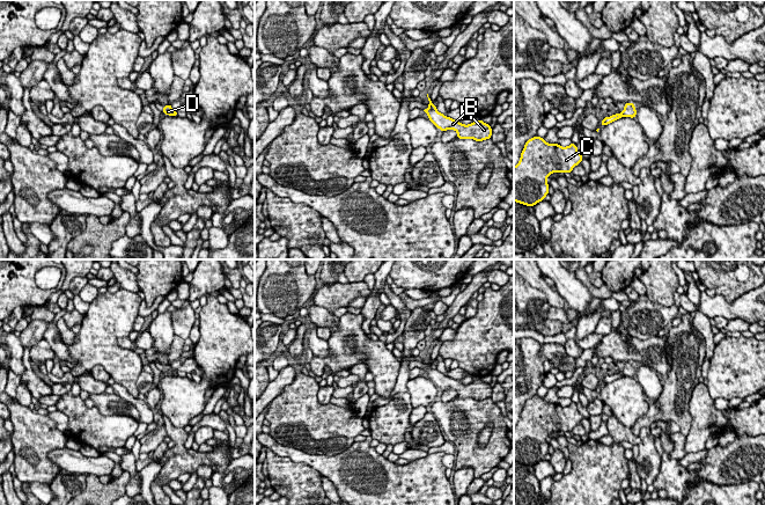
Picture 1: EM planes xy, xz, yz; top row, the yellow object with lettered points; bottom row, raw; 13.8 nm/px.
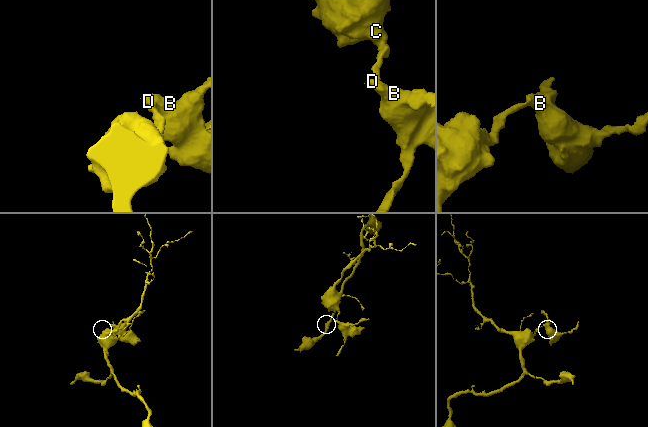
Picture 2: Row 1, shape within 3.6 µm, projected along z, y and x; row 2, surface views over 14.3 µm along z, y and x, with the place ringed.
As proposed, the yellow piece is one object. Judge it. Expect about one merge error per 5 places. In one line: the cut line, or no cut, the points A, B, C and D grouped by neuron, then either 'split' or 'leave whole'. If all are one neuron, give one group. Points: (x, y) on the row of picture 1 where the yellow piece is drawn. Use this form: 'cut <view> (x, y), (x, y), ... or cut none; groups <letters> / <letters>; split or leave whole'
cut xz (429, 107), (435, 109); groups A B D / C; split

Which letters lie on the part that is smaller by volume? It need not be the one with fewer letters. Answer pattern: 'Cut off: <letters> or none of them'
Cut off: A, B, D

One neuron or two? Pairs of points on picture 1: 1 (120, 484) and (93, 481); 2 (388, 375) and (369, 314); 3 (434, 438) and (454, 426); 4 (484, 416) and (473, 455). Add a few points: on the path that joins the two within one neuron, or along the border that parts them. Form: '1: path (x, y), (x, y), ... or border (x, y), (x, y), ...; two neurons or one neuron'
1: path (113, 488), (100, 488); one neuron
2: border (361, 313), (362, 330), (369, 337); two neurons
3: border (431, 411), (442, 429); two neurons
4: path (475, 425), (472, 427), (472, 446); one neuron

